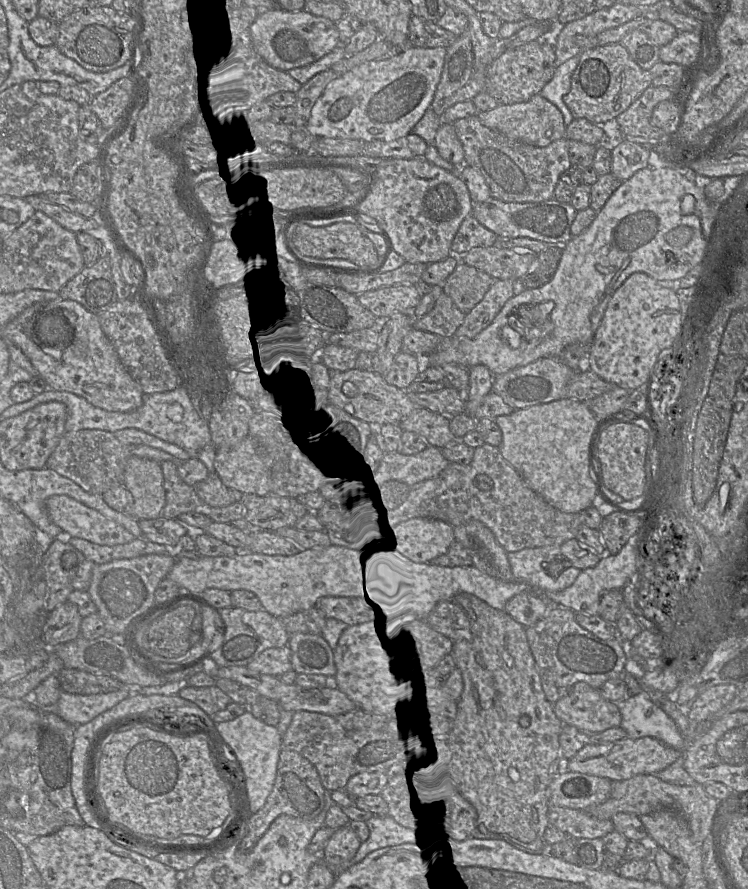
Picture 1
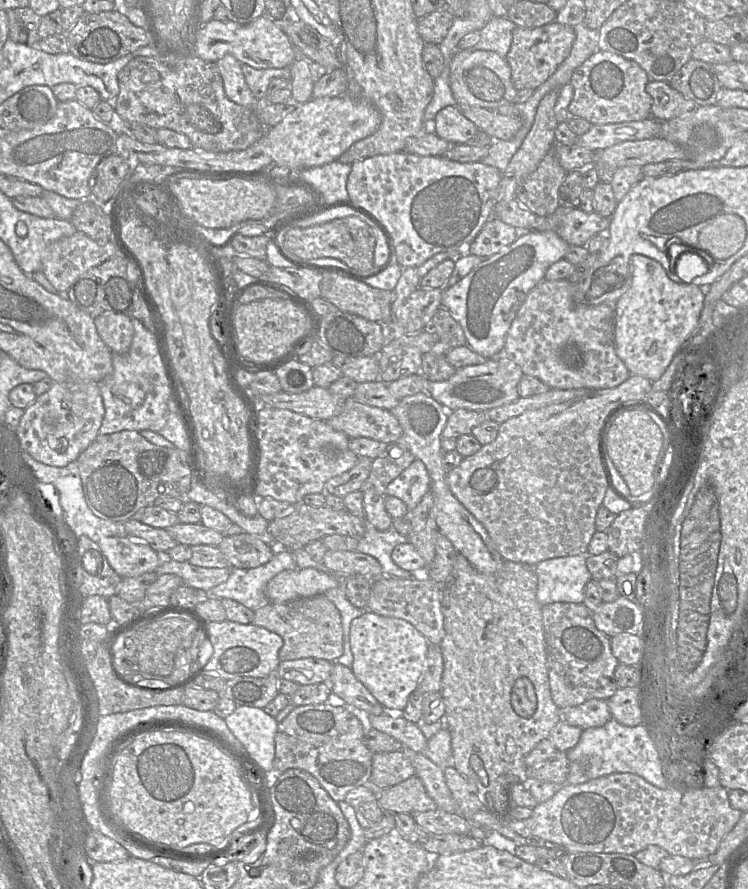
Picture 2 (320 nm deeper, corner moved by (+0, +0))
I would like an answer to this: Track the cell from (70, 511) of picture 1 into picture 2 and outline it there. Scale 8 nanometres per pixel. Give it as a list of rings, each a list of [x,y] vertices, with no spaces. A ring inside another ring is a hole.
[[[126,535],[104,537],[97,544],[121,578],[155,572],[164,558],[146,543],[134,541]]]

